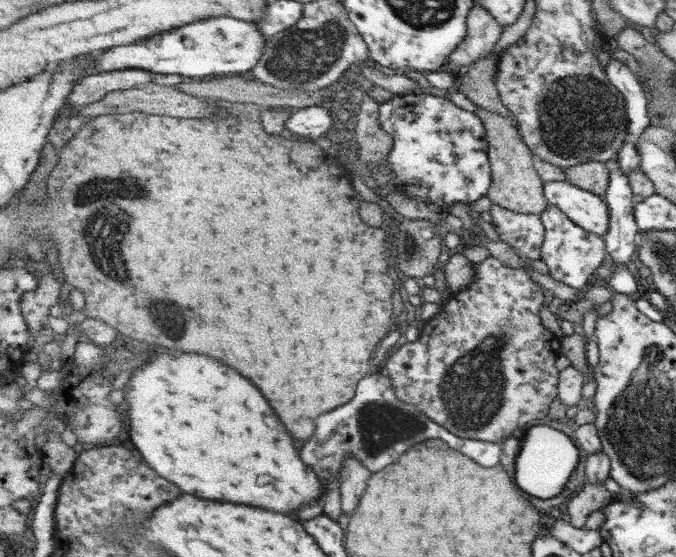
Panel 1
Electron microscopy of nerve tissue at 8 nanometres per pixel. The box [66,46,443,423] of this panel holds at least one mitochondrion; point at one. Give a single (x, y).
(105, 235)

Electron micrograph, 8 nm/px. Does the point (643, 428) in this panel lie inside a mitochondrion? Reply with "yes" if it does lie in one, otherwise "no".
yes

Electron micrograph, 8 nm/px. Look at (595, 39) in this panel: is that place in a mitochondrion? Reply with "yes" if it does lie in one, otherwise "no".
no

